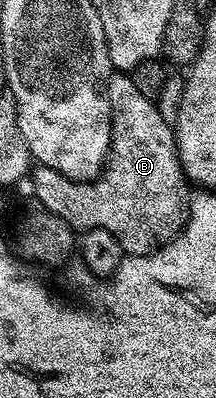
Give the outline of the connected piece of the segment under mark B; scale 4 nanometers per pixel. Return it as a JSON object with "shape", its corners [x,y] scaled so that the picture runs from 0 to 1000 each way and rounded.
{"shape":[[[579,183],[509,186],[495,211],[495,246],[505,251],[505,289],[523,302],[514,304],[514,354],[505,357],[505,397],[468,432],[444,450],[403,460],[352,460],[338,450],[310,450],[255,435],[255,425],[231,420],[199,420],[185,415],[157,417],[144,430],[144,452],[153,450],[153,480],[171,487],[171,500],[204,528],[255,535],[255,545],[273,545],[292,555],[310,555],[310,565],[352,575],[361,583],[412,580],[431,575],[486,575],[514,585],[514,593],[546,601],[565,633],[579,641],[694,641],[708,631],[727,631],[745,621],[769,621],[819,590],[838,588],[843,570],[856,568],[866,548],[866,452],[856,432],[838,427],[838,407],[819,402],[819,352],[810,347],[806,322],[755,304],[736,289],[736,274],[722,256],[662,244],[662,234],[644,234],[644,224],[625,224],[611,196]]]}

